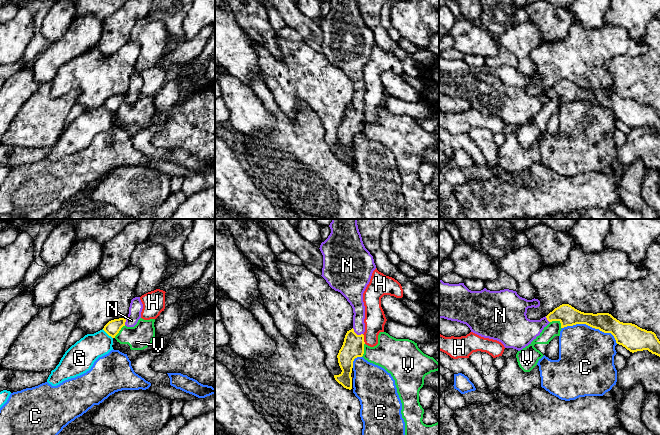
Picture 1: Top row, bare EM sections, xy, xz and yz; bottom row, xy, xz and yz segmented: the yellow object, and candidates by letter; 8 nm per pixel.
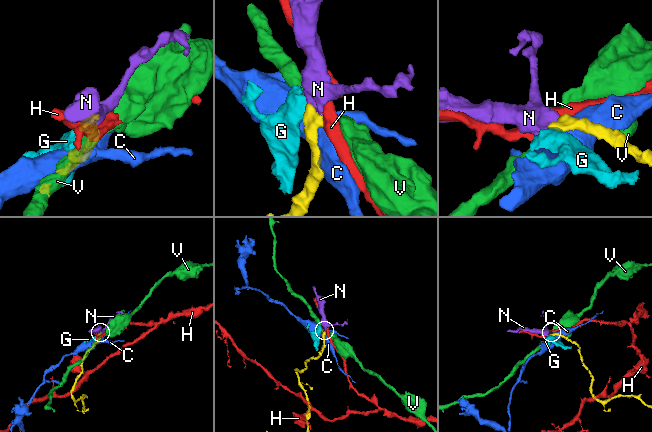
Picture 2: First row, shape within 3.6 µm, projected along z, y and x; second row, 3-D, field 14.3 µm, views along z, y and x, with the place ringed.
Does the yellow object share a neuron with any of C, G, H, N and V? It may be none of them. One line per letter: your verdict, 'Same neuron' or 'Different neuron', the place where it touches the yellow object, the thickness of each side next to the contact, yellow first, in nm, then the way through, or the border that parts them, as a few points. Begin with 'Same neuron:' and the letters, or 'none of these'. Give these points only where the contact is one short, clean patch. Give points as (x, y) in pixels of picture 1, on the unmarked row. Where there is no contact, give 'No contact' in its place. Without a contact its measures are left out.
Same neuron: N
C: Different neuron. Touches yellow at yz (591, 102). Thickness 160 nm (yellow) against 440 nm
G: Different neuron. Touches yellow at xy (107, 109). Thickness 120 nm (yellow) against 220 nm. Boundary: xy (102, 105), (112, 114)
H: Different neuron. Touches yellow at xz (363, 115). Thickness 180 nm (yellow) against 170 nm. Boundary: xz (362, 110), (365, 119)
N: Same neuron. Touches yellow at xz (356, 110). Thickness 180 nm (yellow) against 100 nm. Path across: xz (353, 122), (356, 110), (357, 79)
V: Different neuron. Touches yellow at yz (558, 96). Thickness 160 nm (yellow) against 120 nm. Boundary: yz (550, 97), (558, 97), (561, 104)

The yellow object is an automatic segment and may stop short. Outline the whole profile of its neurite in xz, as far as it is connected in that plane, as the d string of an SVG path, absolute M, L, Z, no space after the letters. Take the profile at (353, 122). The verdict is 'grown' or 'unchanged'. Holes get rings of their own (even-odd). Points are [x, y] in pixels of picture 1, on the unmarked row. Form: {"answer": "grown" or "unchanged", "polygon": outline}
{"answer": "grown", "polygon": "M330 0L331 9L321 19L322 53L340 68L353 84L353 104L347 107L337 131L342 148L334 151L344 164L352 165L353 137L364 130L365 82L363 69L376 45L373 32L365 24L357 0Z"}

